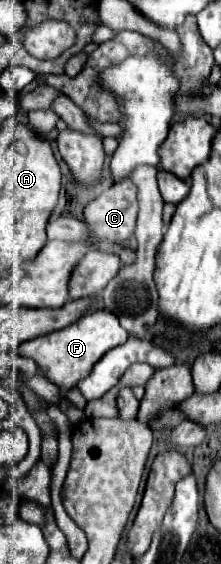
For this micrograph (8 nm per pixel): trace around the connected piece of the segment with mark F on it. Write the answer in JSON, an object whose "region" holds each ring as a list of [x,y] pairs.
{"region":[[[96,310],[96,312],[88,312],[82,318],[78,318],[74,324],[66,326],[64,330],[28,340],[24,344],[18,346],[18,352],[22,356],[32,358],[38,368],[42,370],[42,374],[54,382],[58,388],[62,390],[70,390],[76,386],[78,380],[86,378],[86,374],[92,370],[92,366],[112,348],[122,346],[128,340],[128,332],[120,326],[118,318],[108,312],[108,310]]]}

